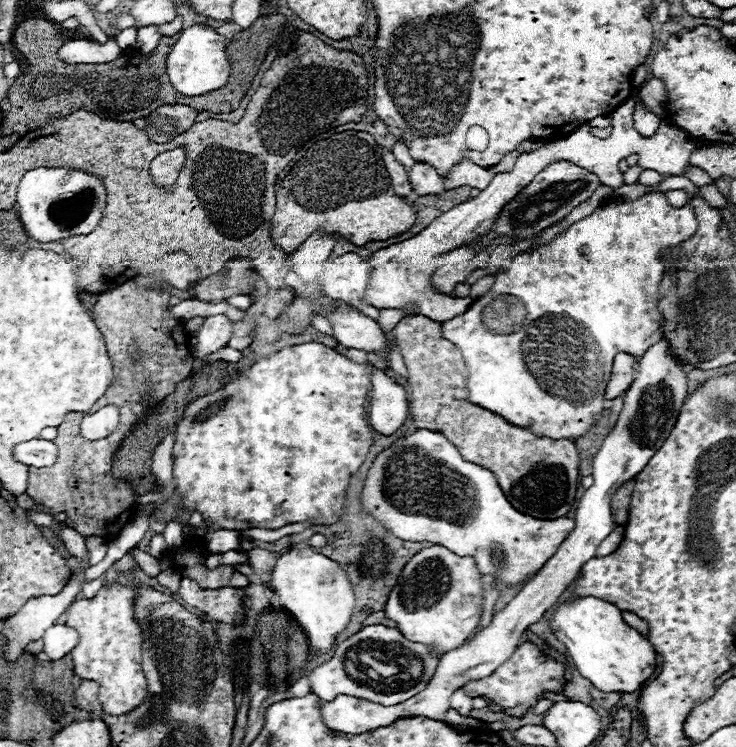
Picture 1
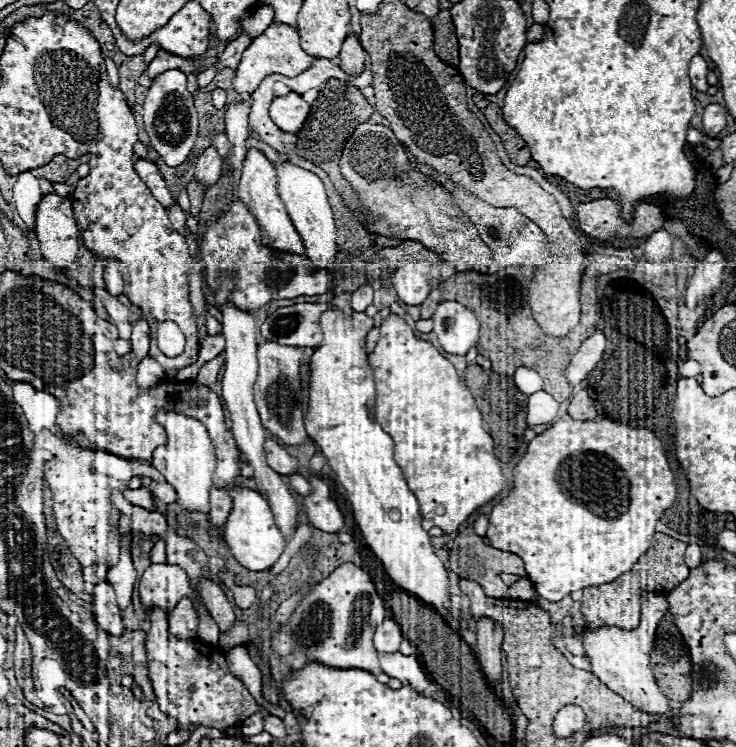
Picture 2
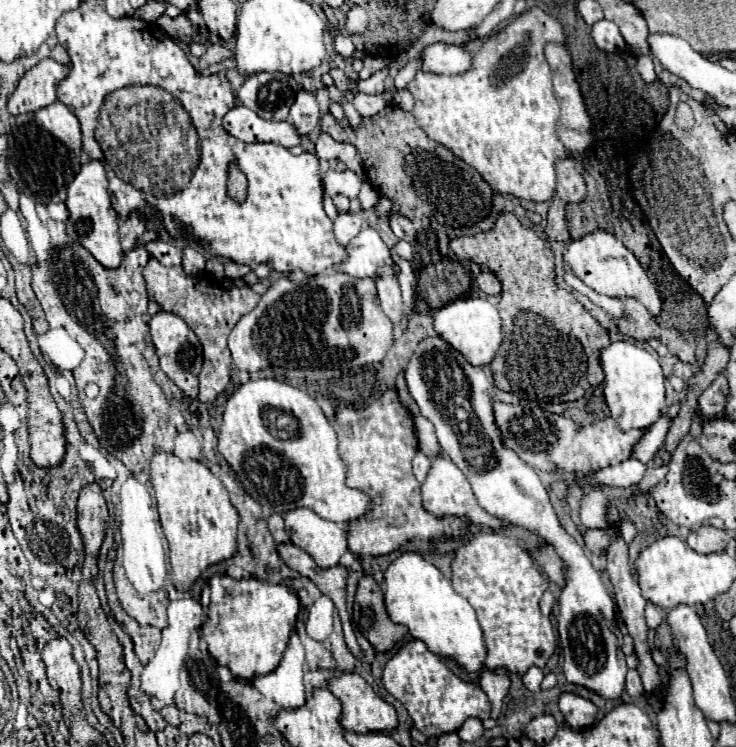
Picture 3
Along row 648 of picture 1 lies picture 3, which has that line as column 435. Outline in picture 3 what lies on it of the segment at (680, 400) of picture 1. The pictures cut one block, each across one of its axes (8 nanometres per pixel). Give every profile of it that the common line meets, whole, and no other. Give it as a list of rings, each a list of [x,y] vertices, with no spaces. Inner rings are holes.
[[[436,454],[430,458],[432,466],[428,470],[428,476],[422,484],[422,500],[424,500],[424,508],[428,512],[432,512],[434,516],[466,516],[470,518],[474,524],[482,524],[486,528],[492,528],[492,530],[500,530],[504,528],[506,524],[496,518],[496,516],[490,516],[488,512],[484,512],[478,504],[476,504],[476,498],[474,498],[474,492],[466,480],[466,476],[458,470],[456,464],[452,464],[452,460],[446,456],[446,454]]]

